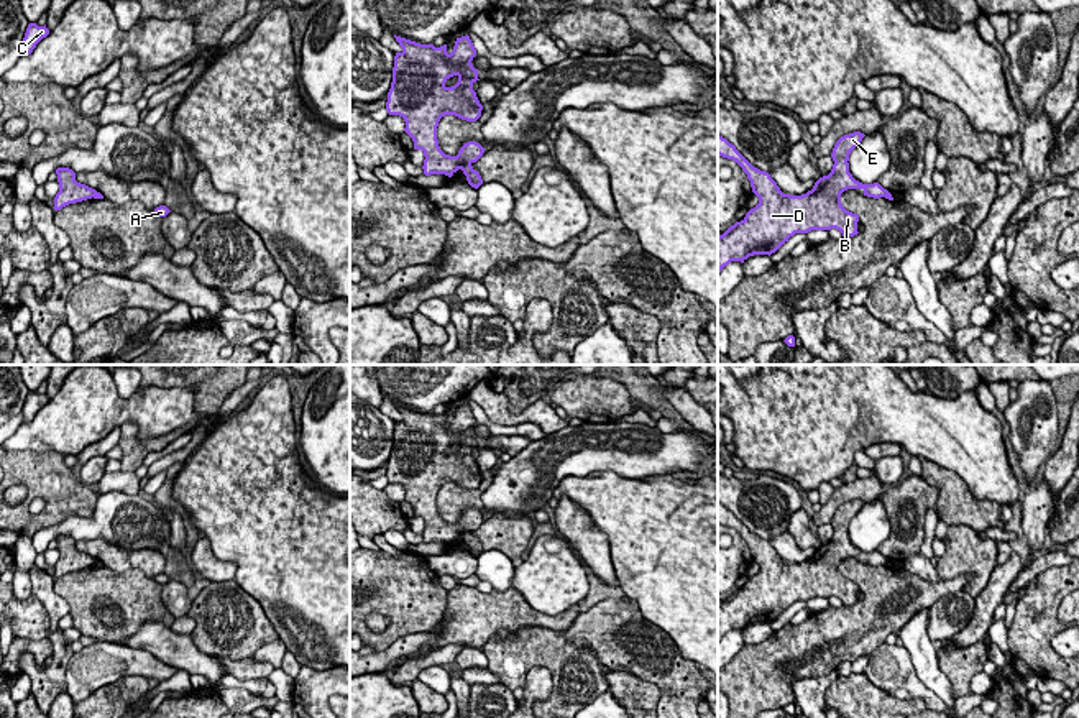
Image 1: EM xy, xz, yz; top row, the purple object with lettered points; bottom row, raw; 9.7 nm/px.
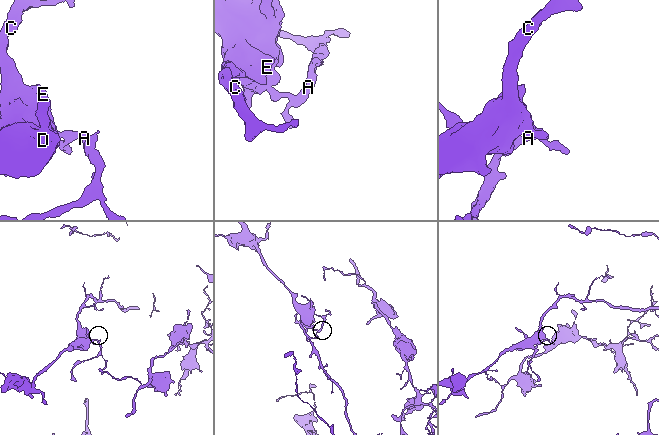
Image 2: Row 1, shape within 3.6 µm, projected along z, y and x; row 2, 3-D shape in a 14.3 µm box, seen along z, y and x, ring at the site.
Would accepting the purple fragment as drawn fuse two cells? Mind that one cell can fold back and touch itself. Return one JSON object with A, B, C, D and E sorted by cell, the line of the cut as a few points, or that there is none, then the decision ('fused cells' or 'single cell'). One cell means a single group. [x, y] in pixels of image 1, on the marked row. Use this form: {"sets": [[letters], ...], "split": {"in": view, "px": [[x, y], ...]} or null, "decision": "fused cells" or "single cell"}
{"sets": [["A"], ["B", "C", "D", "E"]], "split": {"in": "xz", "px": [[470, 163], [459, 168]]}, "decision": "fused cells"}

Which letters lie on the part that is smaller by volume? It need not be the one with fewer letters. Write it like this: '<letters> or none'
A

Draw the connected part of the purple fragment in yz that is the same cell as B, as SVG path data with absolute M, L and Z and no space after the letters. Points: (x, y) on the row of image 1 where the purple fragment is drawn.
M861 131L841 136L831 153L831 173L820 177L806 194L790 196L780 191L769 173L754 168L734 145L718 135L718 154L742 168L759 197L759 204L741 222L718 237L718 274L731 261L770 256L795 233L836 228L843 237L857 235L859 215L843 207L841 194L847 189L862 189L864 196L874 199L890 194L879 182L862 184L849 173L849 154L864 136Z

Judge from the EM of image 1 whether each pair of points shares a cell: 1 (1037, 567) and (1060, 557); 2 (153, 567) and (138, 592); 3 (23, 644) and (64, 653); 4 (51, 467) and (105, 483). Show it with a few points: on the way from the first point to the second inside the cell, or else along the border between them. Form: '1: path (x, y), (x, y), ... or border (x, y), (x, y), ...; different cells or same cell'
1: path (1042, 562), (1055, 559); same cell
2: border (109, 567), (117, 570), (140, 569), (153, 579); different cells
3: border (46, 636), (53, 654); different cells
4: border (92, 487), (99, 493); different cells

